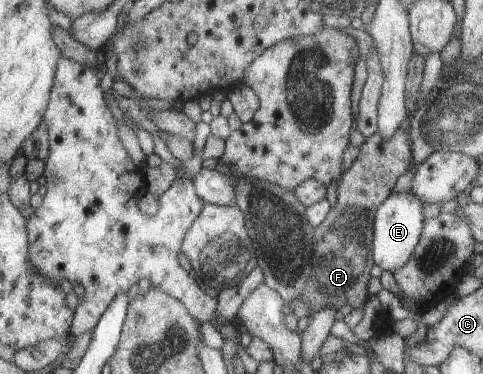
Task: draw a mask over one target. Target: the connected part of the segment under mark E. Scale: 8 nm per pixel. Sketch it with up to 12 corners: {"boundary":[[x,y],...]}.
{"boundary":[[393,192],[373,216],[371,256],[391,272],[417,250],[423,204]]}

